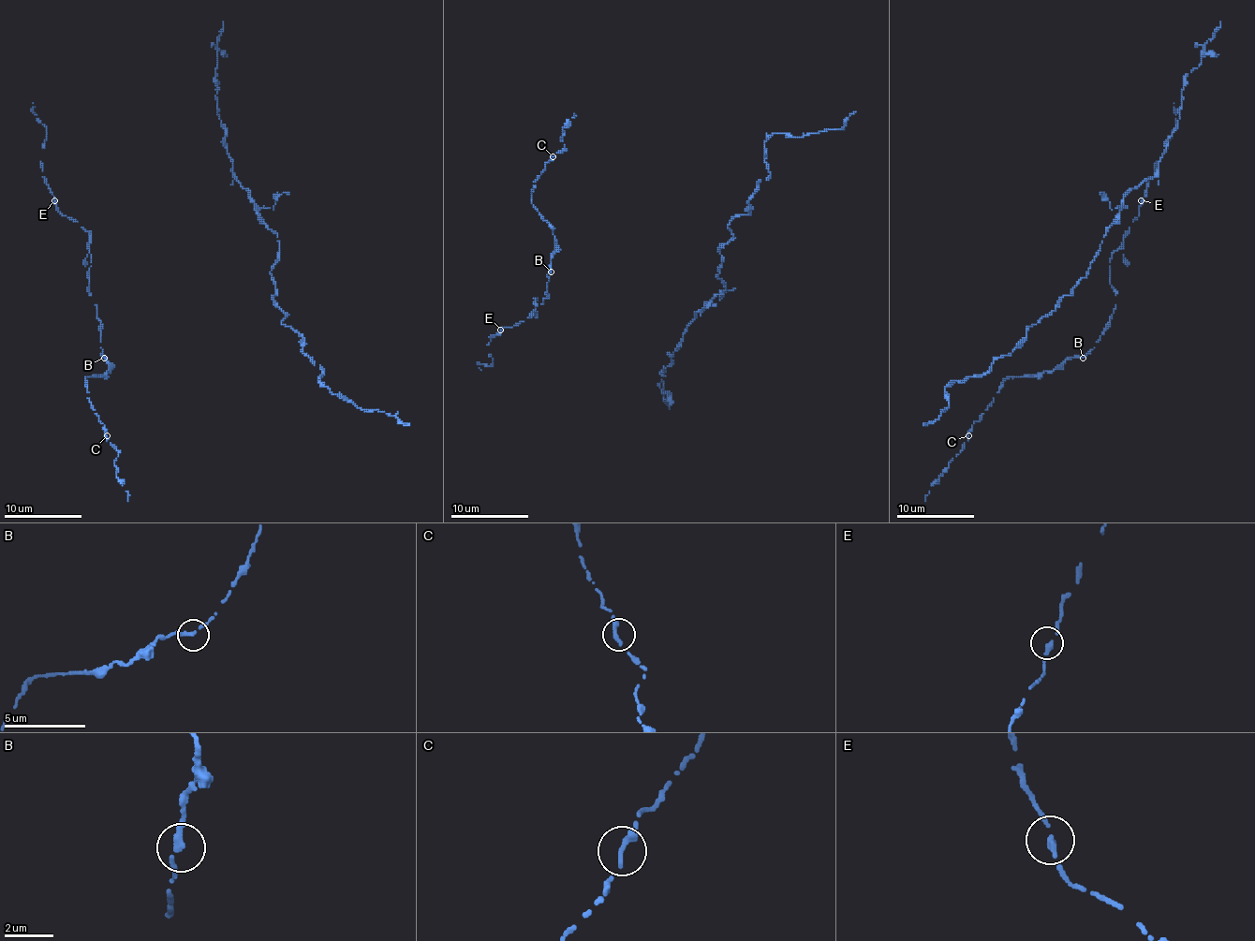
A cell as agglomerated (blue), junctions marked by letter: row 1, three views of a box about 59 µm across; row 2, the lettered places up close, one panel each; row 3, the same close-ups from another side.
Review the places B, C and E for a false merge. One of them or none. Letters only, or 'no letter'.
no letter

